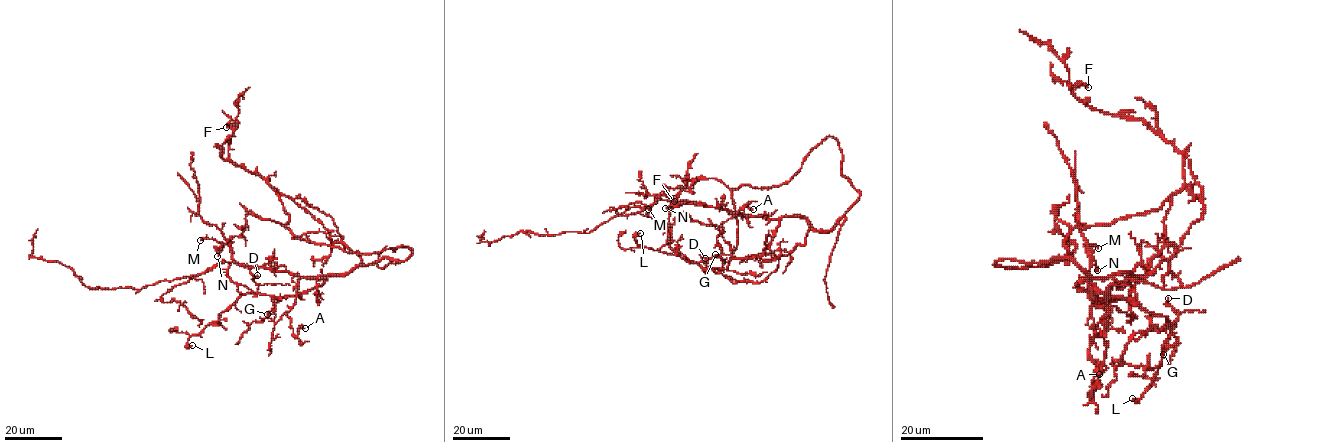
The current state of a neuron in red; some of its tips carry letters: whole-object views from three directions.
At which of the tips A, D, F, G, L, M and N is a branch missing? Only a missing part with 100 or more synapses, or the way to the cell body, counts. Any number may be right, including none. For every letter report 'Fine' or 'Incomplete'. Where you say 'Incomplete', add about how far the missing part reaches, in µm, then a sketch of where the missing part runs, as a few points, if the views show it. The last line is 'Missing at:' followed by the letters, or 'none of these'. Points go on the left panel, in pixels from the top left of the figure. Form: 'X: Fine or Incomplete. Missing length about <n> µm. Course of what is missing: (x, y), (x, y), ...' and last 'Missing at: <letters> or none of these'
A: Fine
D: Fine
F: Fine
G: Fine
L: Fine
M: Fine
N: Fine
Missing at: none of these

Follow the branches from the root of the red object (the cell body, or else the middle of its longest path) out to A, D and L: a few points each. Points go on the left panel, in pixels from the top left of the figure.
A: (405, 246), (412, 253), (403, 261), (383, 258), (347, 274), (300, 278), (287, 317), (295, 336), (305, 328)
D: (405, 246), (412, 251), (405, 260), (383, 258), (357, 265), (292, 296), (261, 295), (254, 280), (257, 275)
L: (405, 246), (412, 251), (405, 260), (357, 265), (292, 296), (243, 293), (189, 337), (192, 345)

